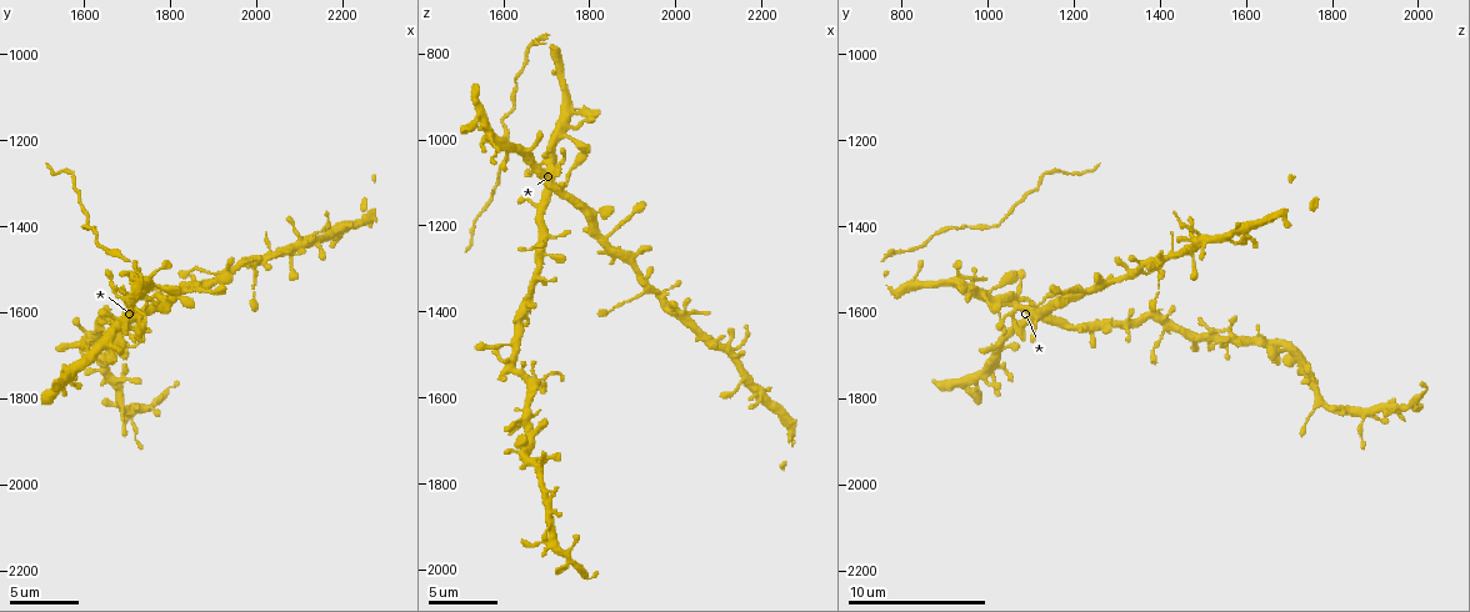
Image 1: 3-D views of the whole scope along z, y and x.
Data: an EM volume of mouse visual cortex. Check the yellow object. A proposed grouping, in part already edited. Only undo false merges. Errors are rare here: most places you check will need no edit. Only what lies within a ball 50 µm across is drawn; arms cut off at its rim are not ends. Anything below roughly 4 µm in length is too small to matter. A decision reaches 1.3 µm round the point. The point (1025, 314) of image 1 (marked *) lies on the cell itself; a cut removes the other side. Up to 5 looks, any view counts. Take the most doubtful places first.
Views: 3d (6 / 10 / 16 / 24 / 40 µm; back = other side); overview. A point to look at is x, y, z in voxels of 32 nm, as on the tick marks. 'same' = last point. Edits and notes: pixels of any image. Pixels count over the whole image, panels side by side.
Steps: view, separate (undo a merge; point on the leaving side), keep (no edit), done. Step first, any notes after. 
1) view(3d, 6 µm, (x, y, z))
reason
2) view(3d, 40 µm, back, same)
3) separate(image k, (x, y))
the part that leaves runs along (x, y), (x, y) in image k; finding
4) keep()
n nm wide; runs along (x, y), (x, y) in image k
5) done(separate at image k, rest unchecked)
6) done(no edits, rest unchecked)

view(3d, 16 µm, (1930, 1505, 1355))
small branch off a trunk

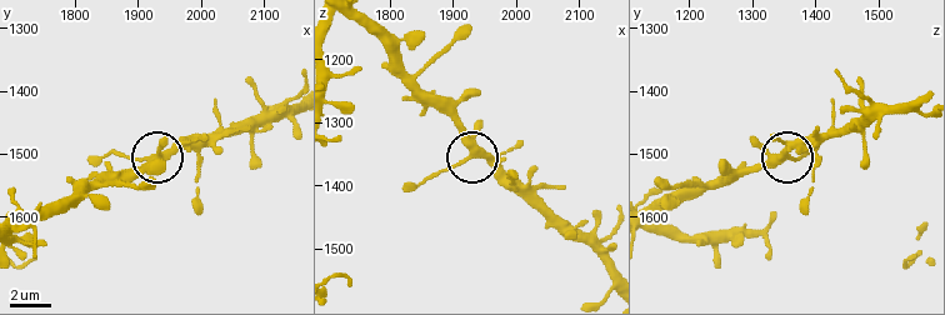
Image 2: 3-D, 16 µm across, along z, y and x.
keep()
continuous, no second cell

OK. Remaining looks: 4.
view(3d, 10 µm, (1605, 1380, 1030))
narrows sharply

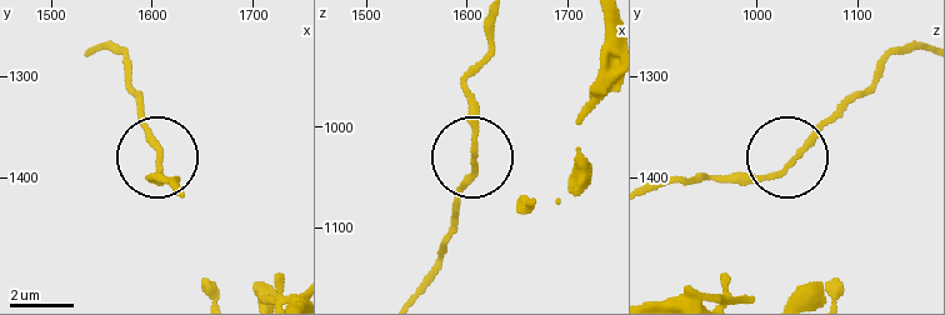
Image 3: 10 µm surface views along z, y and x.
keep()
150 nm wide; continuous, no second cell

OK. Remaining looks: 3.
view(3d, 10 µm, (1690, 1810, 1790))
thin neck

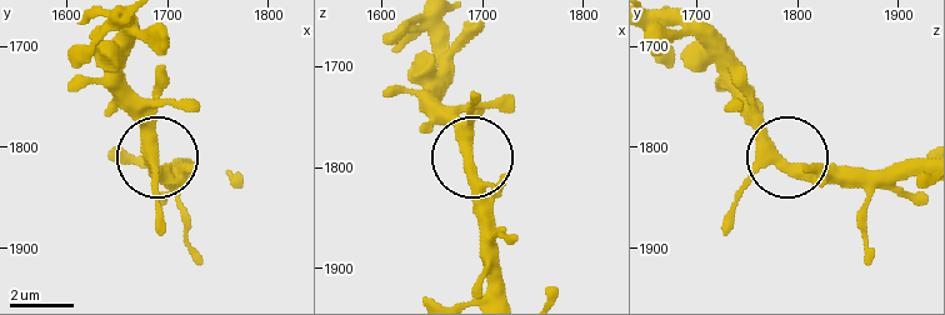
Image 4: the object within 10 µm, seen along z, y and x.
keep()
runs along (674, 20), (788, 158), (889, 173) in image 4; all the same cell

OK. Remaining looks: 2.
done(no edits, rest unchecked)

